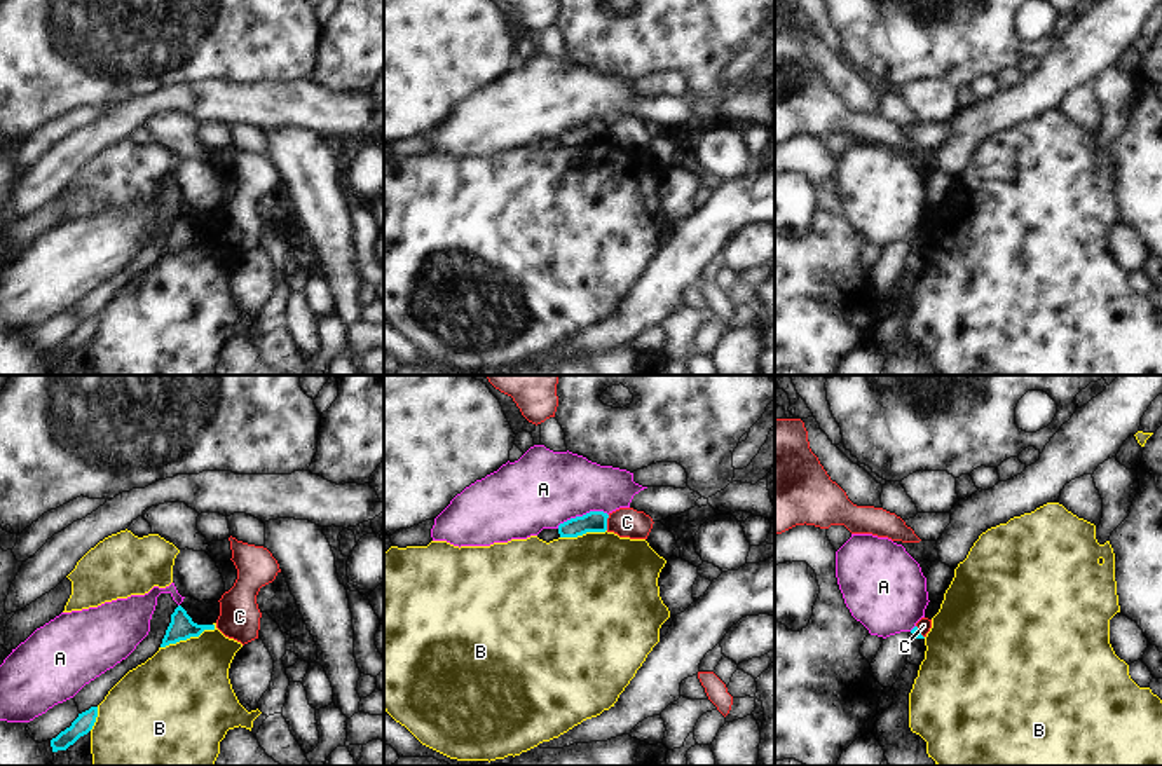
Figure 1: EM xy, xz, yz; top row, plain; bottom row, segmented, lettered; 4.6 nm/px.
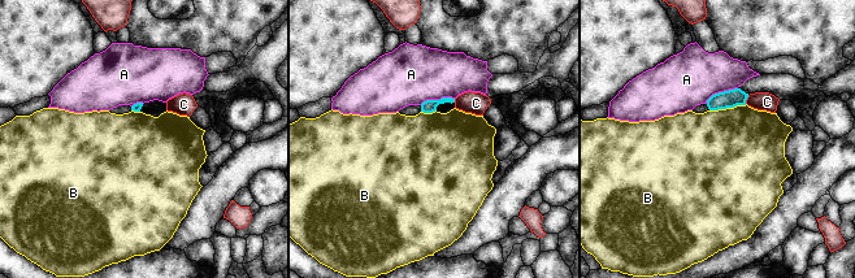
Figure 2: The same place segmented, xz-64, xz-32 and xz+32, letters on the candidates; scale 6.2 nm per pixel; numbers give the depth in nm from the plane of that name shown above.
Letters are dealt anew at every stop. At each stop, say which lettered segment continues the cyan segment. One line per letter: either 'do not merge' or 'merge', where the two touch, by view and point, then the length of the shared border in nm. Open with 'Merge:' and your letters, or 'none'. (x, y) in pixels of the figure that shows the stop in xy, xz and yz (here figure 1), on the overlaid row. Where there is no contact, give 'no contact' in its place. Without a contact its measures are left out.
Merge: none
A: do not merge; meets cyan in xz at (583, 515); contact 240 nm long
B: do not merge; meets cyan in xy at (187, 637); contact 280 nm long
C: do not merge; meets cyan in xz at (606, 522); contact 70 nm long

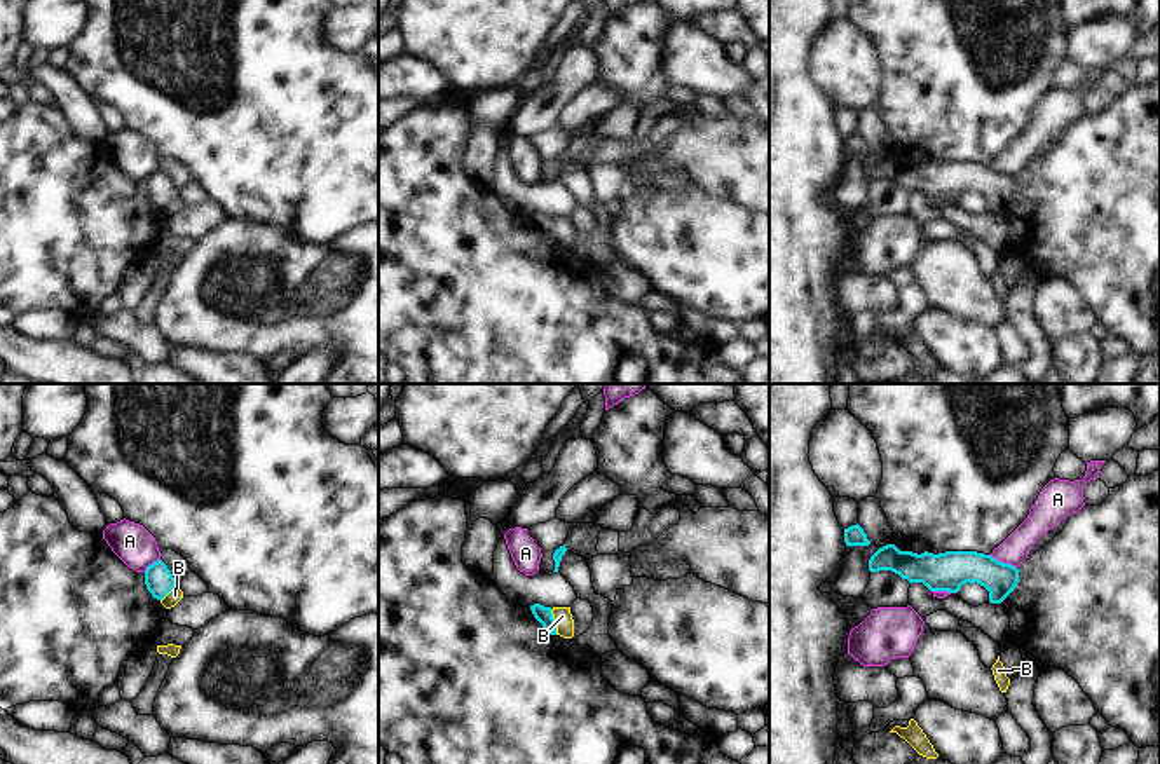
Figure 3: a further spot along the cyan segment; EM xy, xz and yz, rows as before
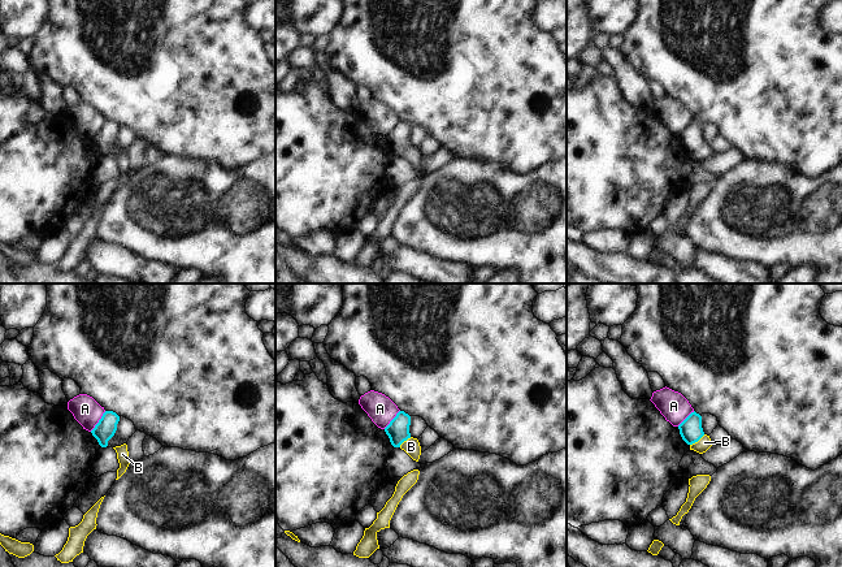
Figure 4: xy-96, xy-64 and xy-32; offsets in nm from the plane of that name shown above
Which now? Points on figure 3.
Merge: B
A: do not merge; meets cyan in yz at (1002, 562); contact 140 nm long
B: merge; meets cyan in xz at (553, 621); contact 120 nm long

